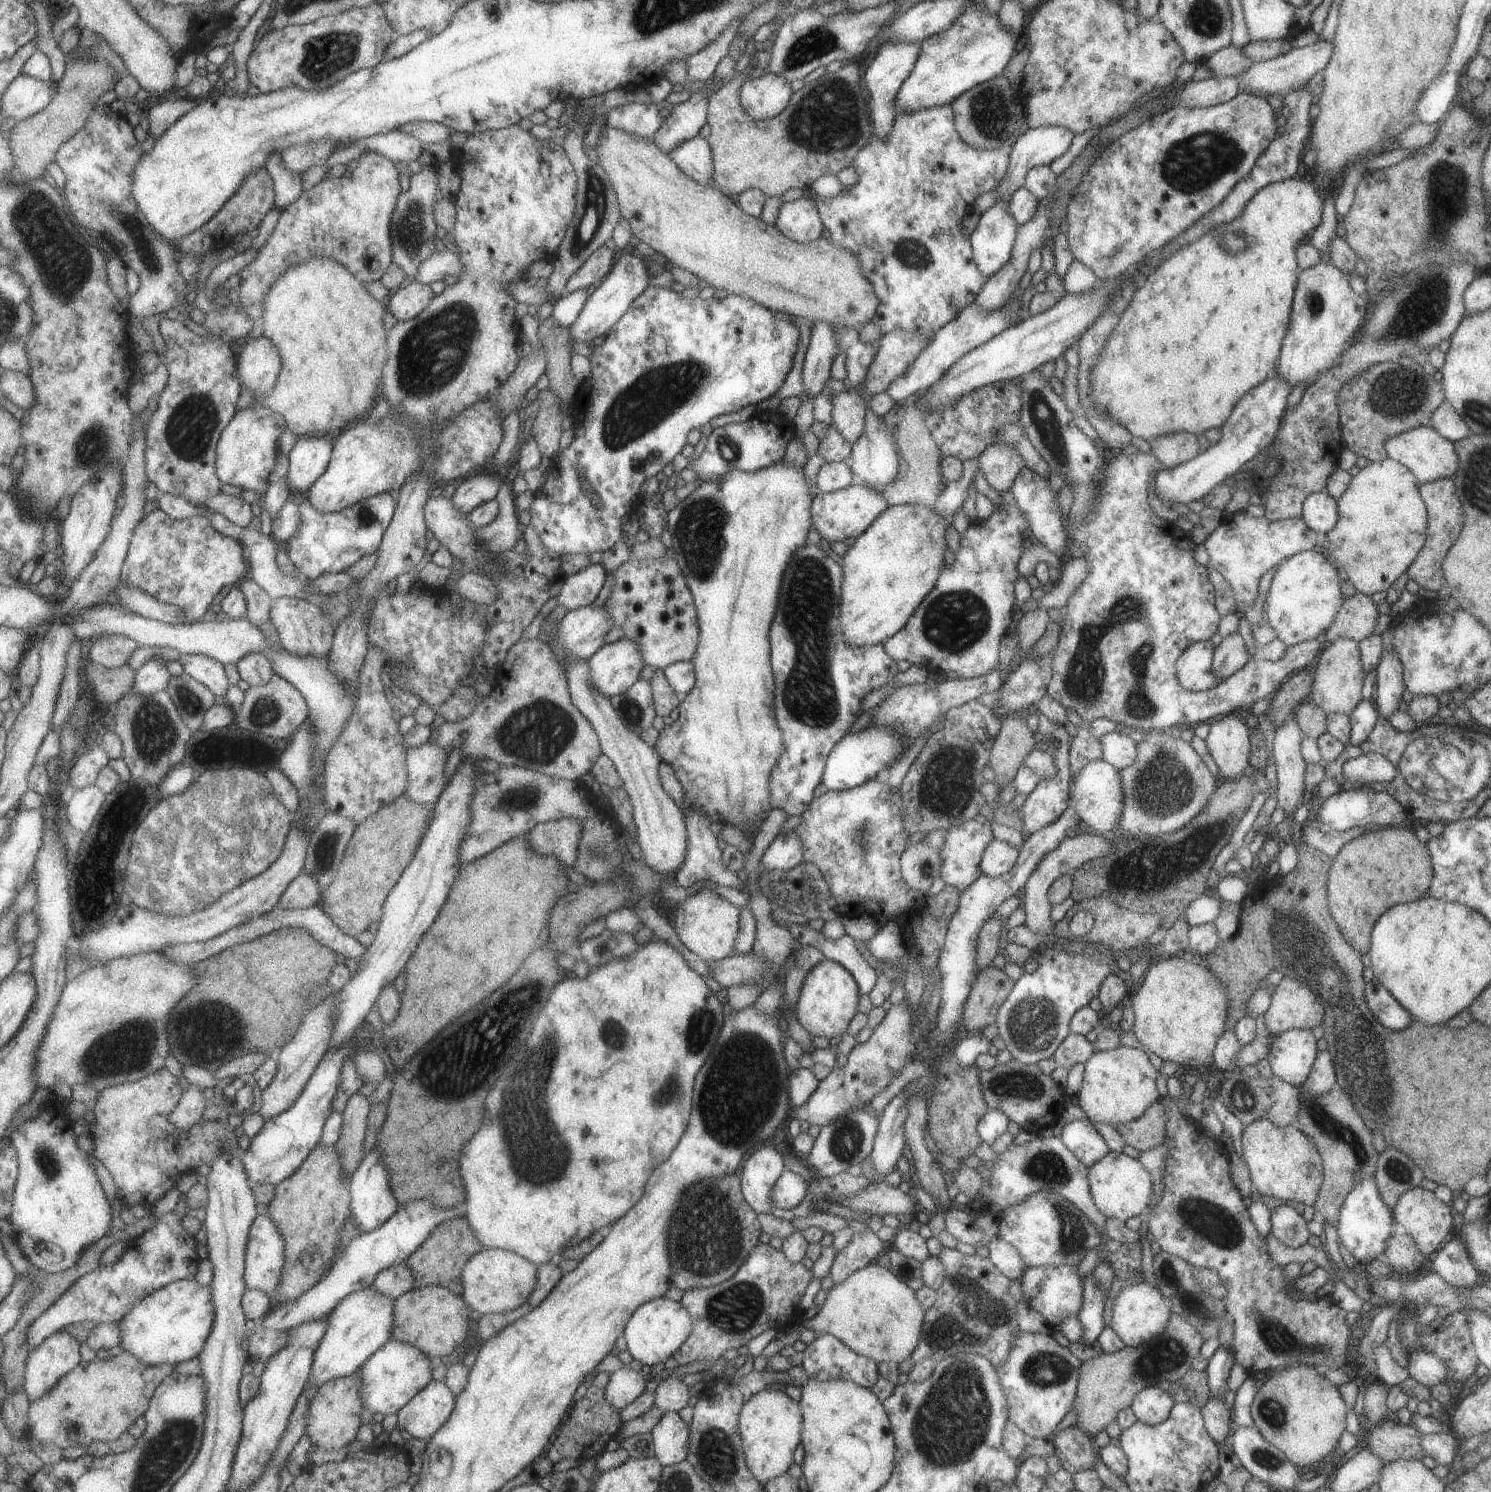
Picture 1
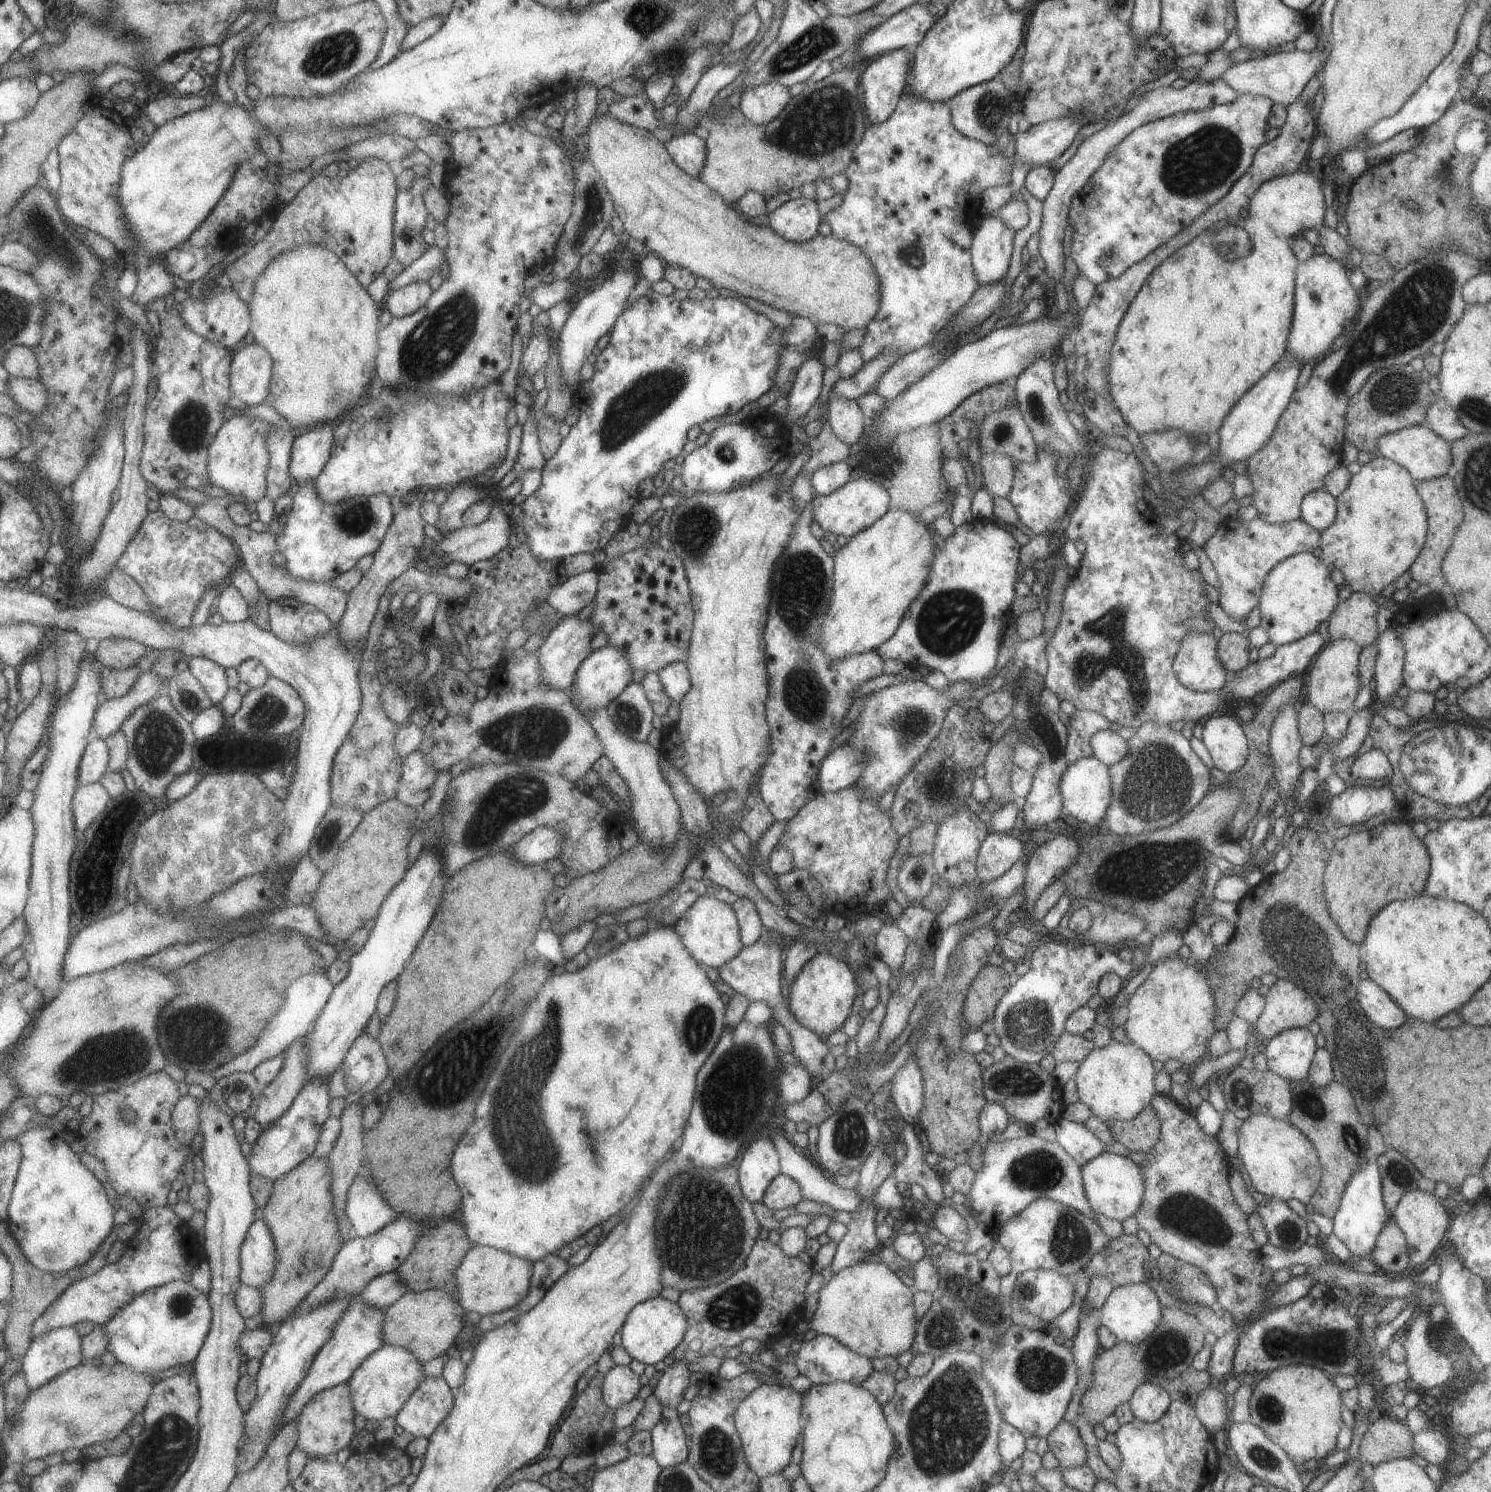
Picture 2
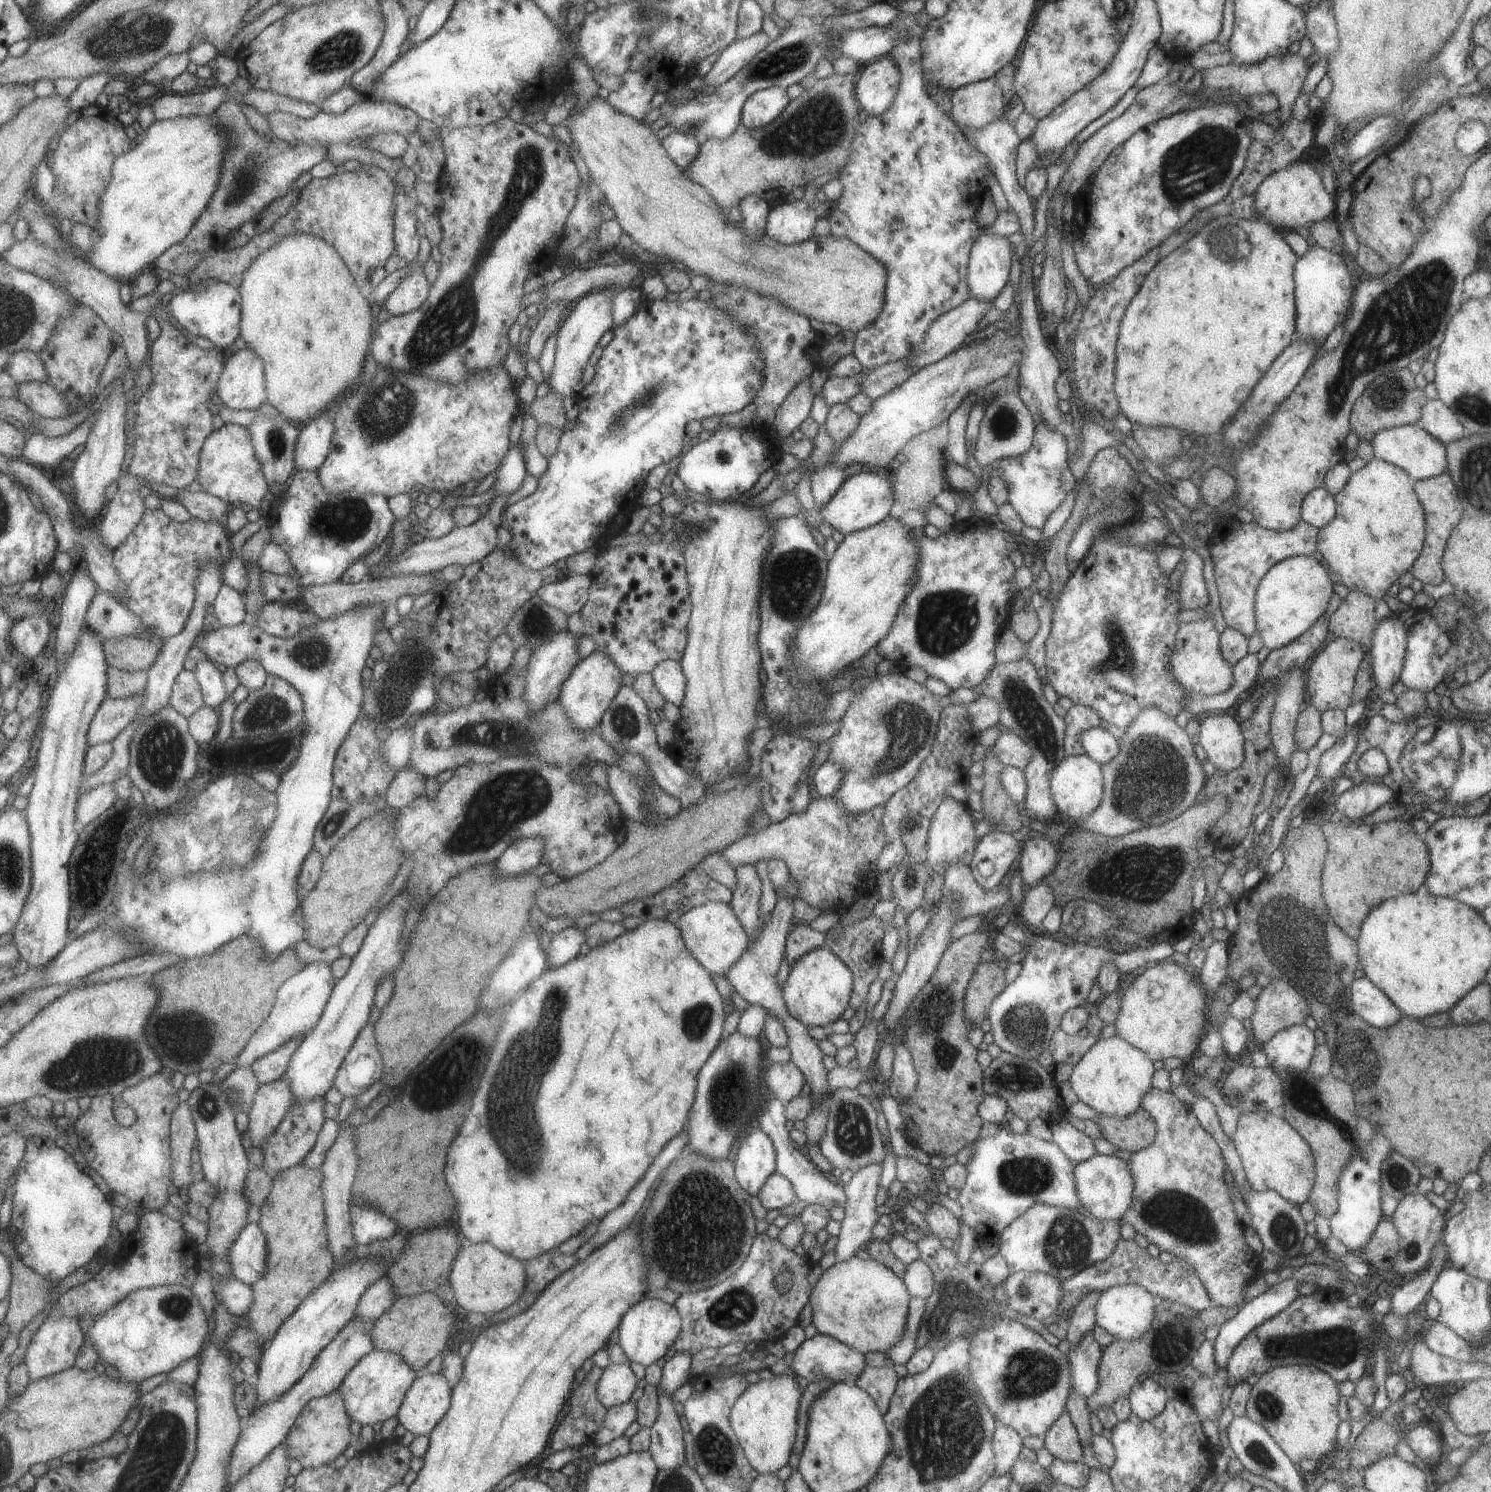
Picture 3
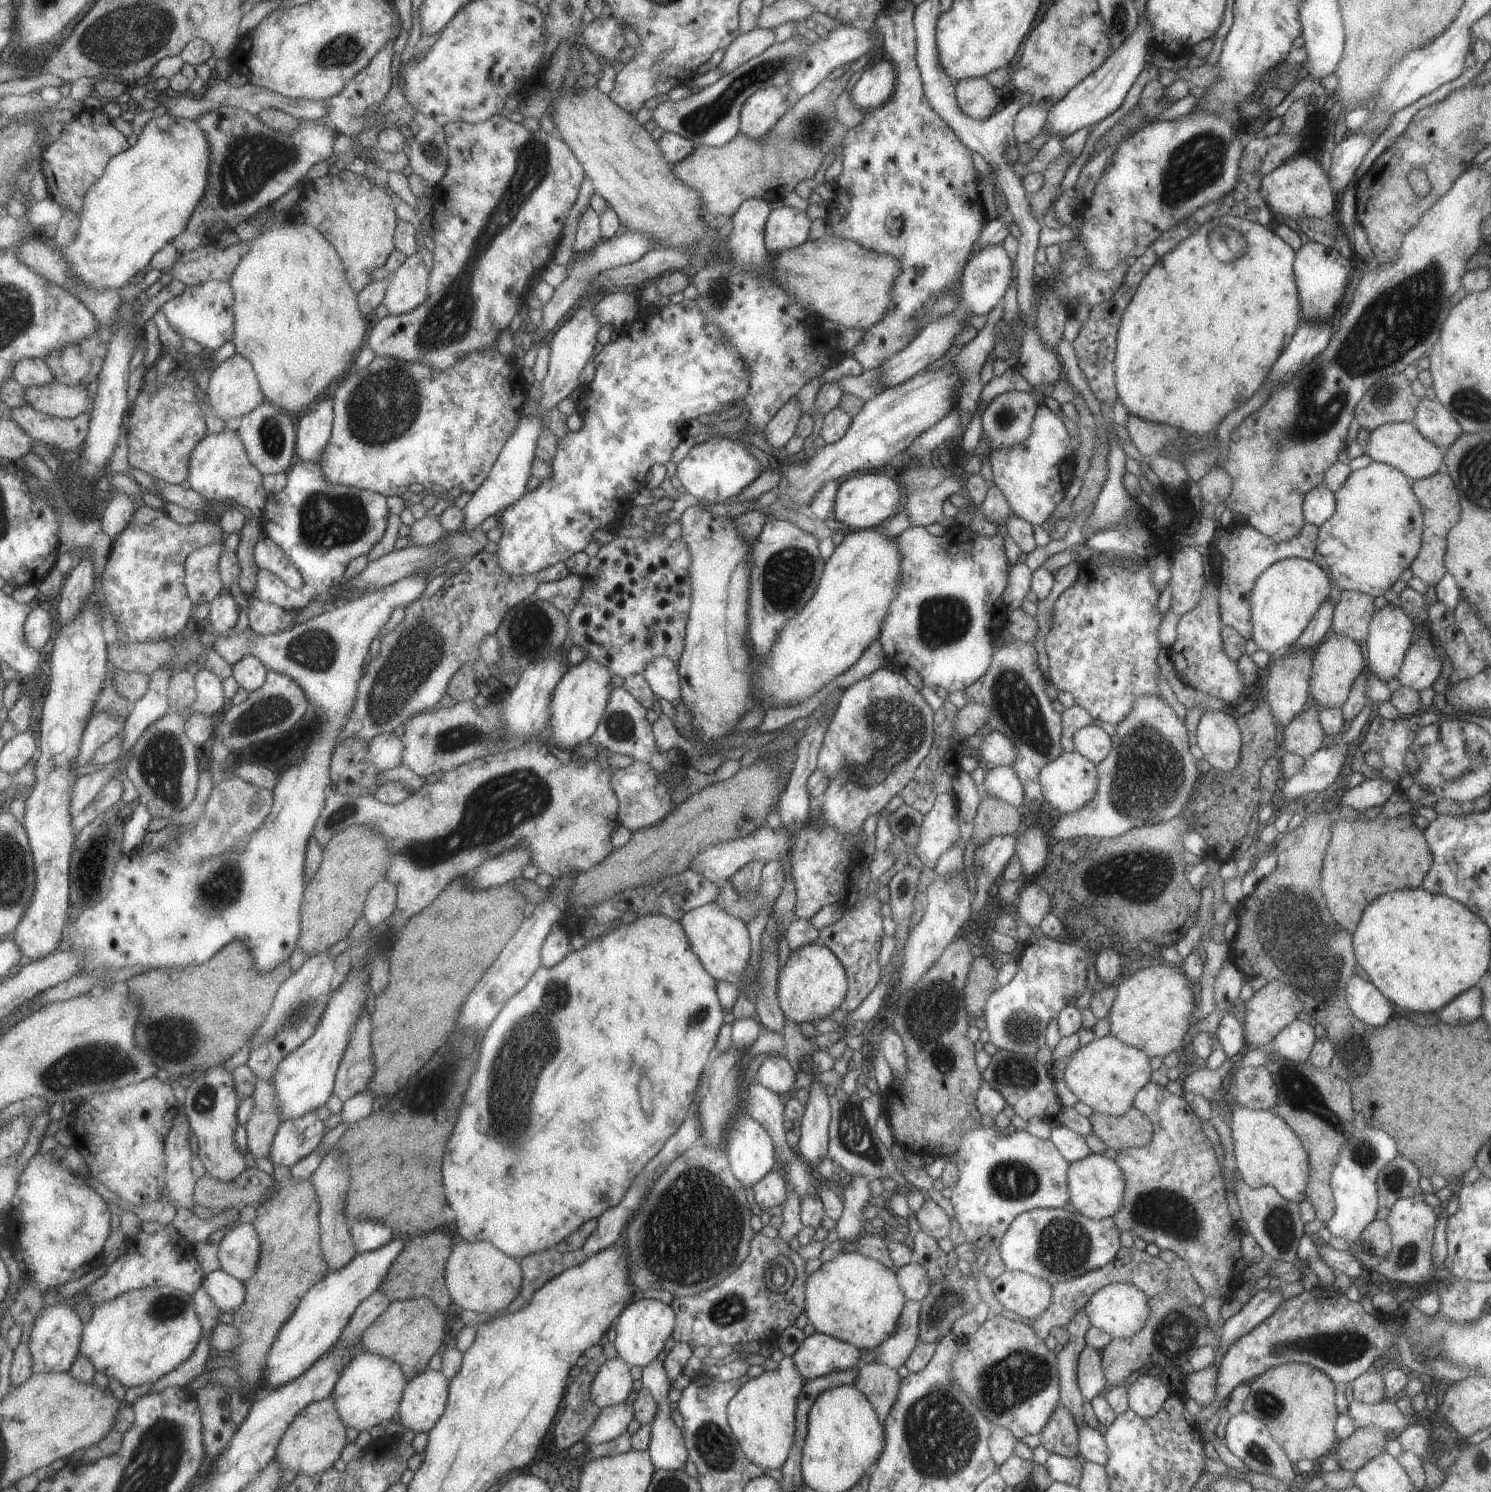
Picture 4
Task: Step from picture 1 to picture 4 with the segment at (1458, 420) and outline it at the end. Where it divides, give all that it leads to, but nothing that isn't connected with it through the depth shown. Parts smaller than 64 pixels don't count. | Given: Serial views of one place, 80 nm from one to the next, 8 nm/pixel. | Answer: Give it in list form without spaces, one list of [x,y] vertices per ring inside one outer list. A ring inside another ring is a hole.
[[[1421,398],[1411,424],[1442,452],[1463,432],[1459,423],[1436,398]]]

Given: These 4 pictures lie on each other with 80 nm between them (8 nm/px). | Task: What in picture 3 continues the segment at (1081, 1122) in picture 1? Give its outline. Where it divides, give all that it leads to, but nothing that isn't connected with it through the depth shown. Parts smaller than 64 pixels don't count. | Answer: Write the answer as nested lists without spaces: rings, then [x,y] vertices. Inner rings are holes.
[[[1065,1118],[1050,1124],[1049,1127],[1052,1132],[1052,1141],[1071,1162],[1083,1162],[1097,1154],[1093,1147],[1093,1139],[1073,1128]]]

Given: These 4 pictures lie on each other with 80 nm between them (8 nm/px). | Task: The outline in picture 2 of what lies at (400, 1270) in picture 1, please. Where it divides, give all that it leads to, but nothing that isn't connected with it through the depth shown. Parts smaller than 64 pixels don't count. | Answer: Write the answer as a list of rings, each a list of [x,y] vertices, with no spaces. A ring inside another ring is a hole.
[[[393,1271],[374,1278],[362,1292],[361,1297],[386,1311],[408,1292],[408,1284],[400,1277],[400,1272]]]

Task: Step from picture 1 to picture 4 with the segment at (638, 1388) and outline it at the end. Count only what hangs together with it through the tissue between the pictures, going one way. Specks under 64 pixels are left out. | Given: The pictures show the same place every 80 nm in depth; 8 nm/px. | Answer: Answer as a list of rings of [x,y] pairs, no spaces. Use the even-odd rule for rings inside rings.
[[[619,1358],[607,1359],[598,1366],[589,1387],[589,1396],[599,1408],[618,1405],[630,1399],[633,1380],[625,1361]]]

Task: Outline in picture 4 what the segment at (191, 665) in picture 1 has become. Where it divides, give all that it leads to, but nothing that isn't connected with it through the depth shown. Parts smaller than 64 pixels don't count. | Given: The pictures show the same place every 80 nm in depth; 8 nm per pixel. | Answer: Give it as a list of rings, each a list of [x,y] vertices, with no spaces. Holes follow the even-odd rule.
[[[207,667],[201,668],[195,677],[198,697],[190,710],[182,714],[186,720],[194,712],[211,715],[219,710],[226,710],[229,706],[229,700],[224,689],[224,680]]]

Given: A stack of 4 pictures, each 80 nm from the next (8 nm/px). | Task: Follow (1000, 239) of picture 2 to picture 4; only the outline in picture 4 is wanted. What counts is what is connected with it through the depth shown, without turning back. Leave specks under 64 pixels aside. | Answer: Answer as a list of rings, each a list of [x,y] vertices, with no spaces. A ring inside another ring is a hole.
[[[1001,244],[979,247],[967,259],[961,275],[961,302],[973,315],[988,313],[1002,300],[1005,290],[1011,282],[1011,260]]]

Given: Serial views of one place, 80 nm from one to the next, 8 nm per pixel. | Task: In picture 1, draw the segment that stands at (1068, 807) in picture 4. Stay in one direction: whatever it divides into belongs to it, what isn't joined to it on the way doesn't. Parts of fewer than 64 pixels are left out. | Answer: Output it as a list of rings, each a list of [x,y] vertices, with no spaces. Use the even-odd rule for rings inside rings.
[[[1097,760],[1085,763],[1075,777],[1071,777],[1068,804],[1076,810],[1077,817],[1093,832],[1116,835],[1122,813],[1122,782],[1118,769],[1107,761]]]

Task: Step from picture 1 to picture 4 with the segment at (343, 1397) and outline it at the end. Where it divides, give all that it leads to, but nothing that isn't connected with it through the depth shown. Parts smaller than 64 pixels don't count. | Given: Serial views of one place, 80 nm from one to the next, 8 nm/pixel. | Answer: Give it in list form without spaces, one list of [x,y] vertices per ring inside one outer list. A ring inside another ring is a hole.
[[[329,1397],[311,1403],[298,1414],[282,1438],[276,1458],[280,1460],[284,1472],[292,1470],[297,1475],[324,1473],[341,1458],[341,1452],[347,1443],[348,1426],[343,1422],[335,1399]]]

